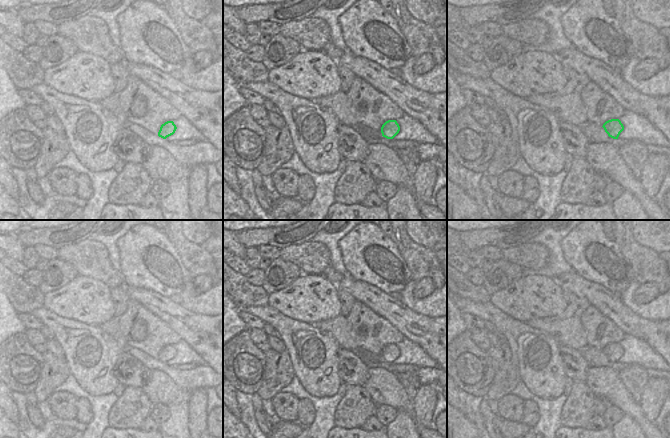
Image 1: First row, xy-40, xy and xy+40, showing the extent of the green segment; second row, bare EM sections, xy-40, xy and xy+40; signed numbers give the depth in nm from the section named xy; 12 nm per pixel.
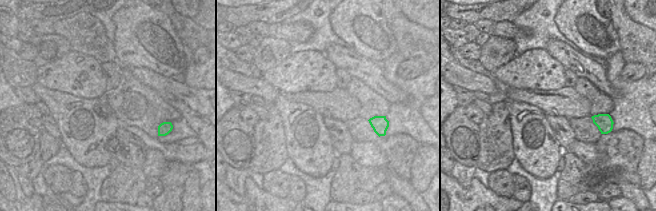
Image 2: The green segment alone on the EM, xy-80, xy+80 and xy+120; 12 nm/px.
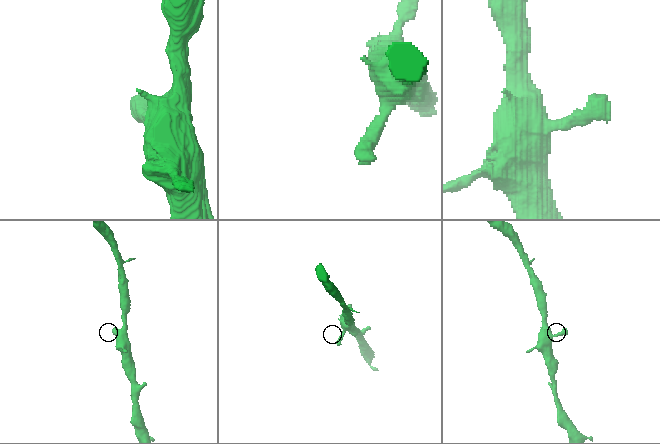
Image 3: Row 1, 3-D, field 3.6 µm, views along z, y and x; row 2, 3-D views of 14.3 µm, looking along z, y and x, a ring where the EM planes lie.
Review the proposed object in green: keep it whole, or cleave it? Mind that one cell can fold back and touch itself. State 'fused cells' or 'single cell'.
single cell

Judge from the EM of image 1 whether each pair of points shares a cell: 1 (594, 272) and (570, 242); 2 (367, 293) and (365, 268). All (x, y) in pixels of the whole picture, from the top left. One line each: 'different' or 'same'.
1: same
2: different

